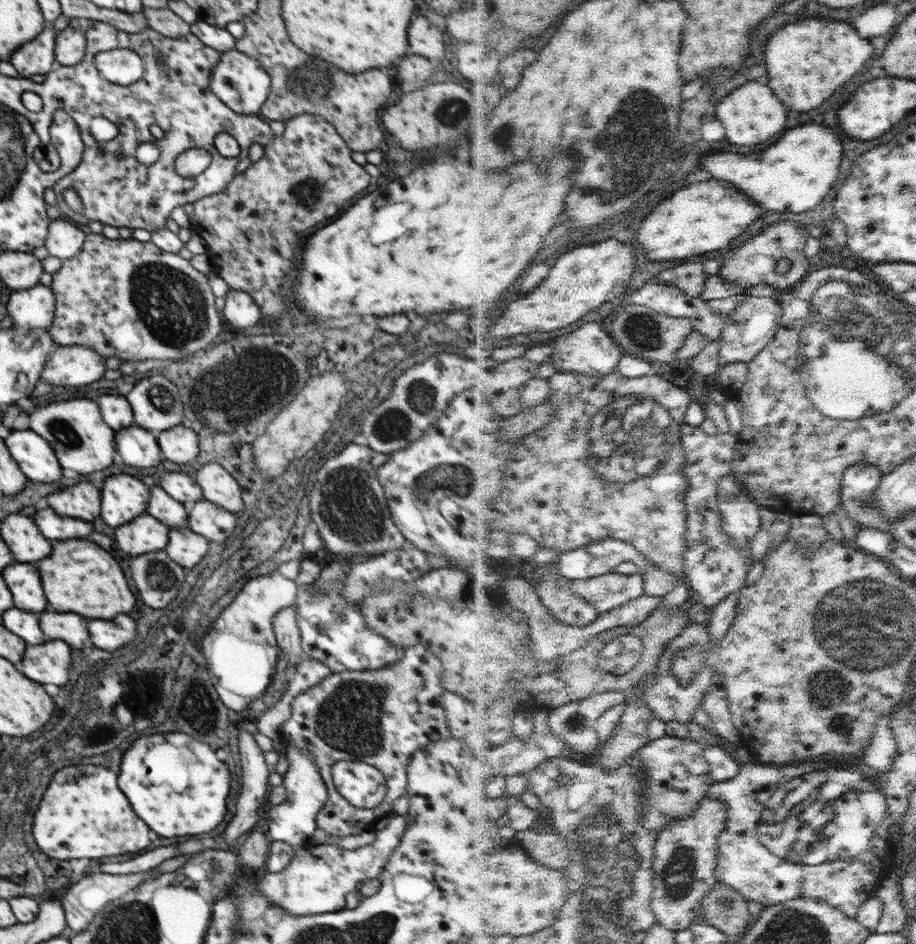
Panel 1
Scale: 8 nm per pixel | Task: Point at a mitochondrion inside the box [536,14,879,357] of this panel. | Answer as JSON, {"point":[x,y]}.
{"point":[624,160]}

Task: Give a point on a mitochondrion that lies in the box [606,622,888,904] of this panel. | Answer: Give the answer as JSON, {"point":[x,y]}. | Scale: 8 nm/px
{"point":[784,828]}

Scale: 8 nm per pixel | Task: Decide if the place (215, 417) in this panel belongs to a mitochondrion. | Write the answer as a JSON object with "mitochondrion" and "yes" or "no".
{"mitochondrion":"yes"}

